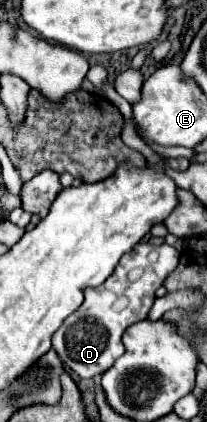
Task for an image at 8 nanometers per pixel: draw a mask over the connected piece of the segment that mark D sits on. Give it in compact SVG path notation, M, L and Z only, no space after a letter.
M138 243L132 251L122 255L114 273L100 287L86 289L84 291L84 303L68 319L64 319L64 323L56 331L56 335L52 339L52 347L60 355L62 363L66 367L70 367L74 373L78 373L80 377L96 377L96 375L102 375L104 371L108 371L112 367L112 363L124 353L122 333L130 325L148 317L148 311L150 311L150 307L156 299L156 295L154 295L156 289L174 271L176 265L178 265L178 251L170 245L166 245L166 243L160 245L160 247L154 247L154 245L148 245L148 243Z

